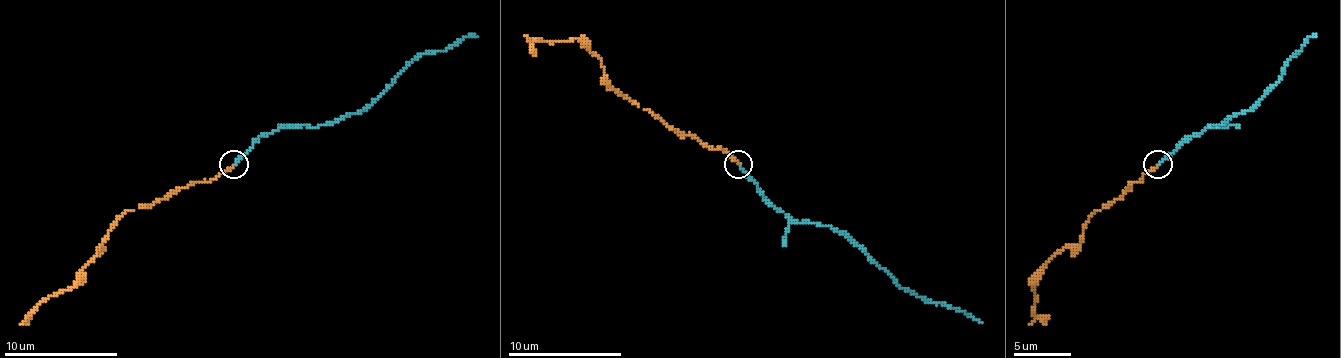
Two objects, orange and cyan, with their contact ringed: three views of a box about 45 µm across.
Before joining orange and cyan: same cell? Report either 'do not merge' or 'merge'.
merge

